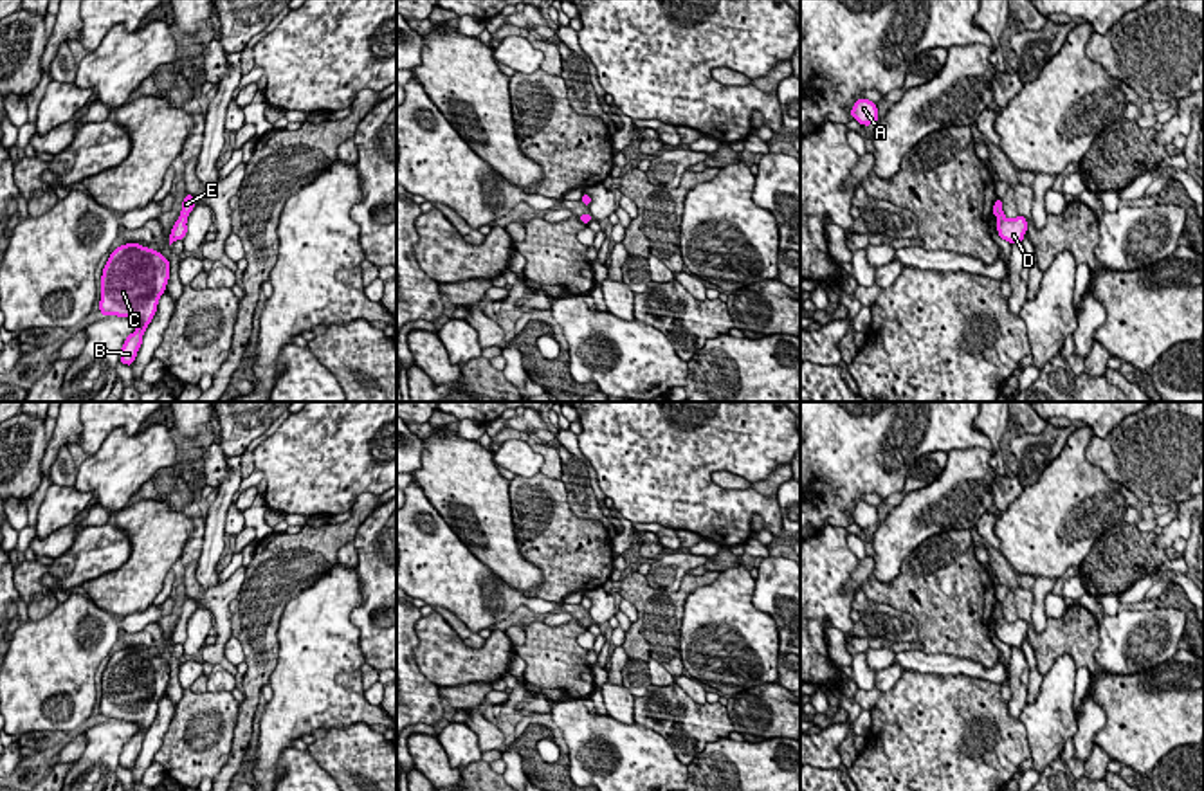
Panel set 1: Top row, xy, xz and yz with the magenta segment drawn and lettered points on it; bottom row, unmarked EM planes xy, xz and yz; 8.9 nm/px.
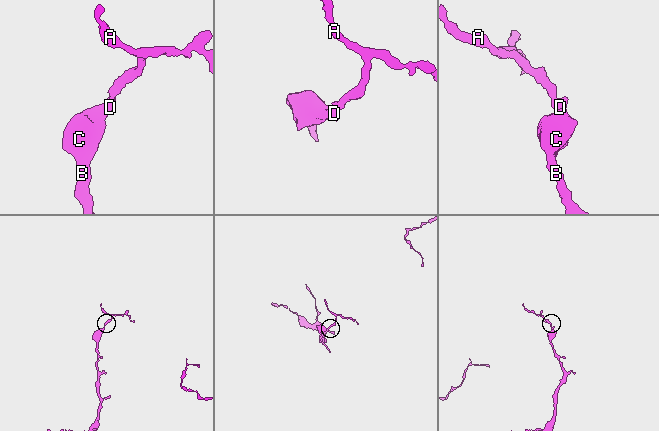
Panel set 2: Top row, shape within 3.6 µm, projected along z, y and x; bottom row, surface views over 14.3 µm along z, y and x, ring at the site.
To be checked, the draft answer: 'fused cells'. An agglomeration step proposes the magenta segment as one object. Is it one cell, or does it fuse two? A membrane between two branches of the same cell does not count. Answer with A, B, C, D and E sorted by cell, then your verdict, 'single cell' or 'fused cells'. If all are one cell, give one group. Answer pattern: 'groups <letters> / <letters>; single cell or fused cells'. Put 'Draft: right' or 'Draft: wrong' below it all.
groups A B C D E; single cell
Draft: wrong

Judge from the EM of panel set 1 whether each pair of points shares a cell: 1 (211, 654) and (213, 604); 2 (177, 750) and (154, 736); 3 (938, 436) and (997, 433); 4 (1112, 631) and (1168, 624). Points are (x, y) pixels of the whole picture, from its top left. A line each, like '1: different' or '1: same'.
1: same
2: different
3: different
4: same

